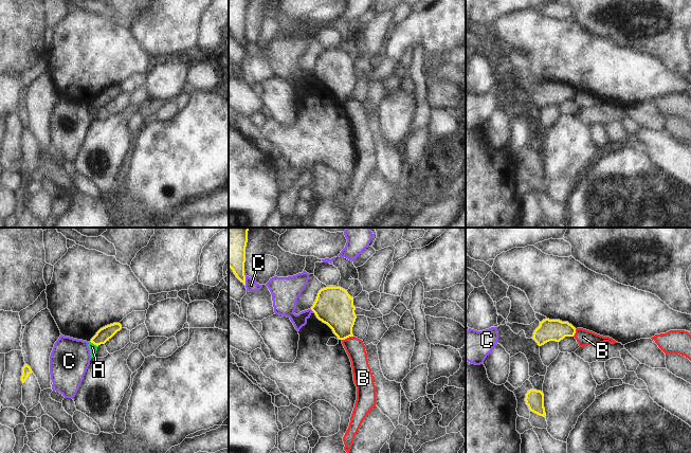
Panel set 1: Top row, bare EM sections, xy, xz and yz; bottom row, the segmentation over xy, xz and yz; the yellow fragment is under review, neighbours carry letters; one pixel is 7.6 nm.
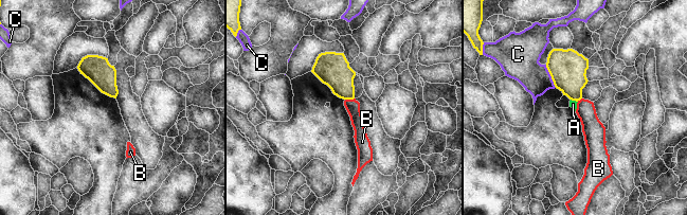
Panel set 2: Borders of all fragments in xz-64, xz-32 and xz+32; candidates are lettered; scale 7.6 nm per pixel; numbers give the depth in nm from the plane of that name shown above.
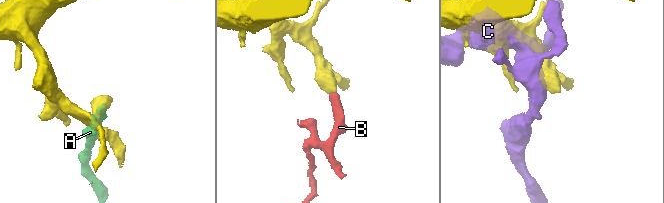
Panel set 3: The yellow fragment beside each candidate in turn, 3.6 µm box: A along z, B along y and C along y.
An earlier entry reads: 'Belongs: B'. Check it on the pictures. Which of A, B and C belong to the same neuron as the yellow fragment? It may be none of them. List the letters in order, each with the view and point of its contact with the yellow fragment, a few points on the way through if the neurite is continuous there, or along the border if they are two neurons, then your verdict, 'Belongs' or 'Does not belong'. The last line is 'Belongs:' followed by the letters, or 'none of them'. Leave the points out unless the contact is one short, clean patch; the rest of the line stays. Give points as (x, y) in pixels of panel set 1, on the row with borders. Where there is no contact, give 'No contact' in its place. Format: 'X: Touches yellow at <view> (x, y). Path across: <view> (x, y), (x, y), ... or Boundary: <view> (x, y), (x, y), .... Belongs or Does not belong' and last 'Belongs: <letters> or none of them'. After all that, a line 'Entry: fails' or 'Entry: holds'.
A: Touches yellow at xy (94, 344). Boundary: xy (90, 341), (97, 346). Does not belong
B: Touches yellow at xz (347, 337). Boundary: xz (352, 336), (342, 340). Does not belong
C: Touches yellow at xz (244, 278). Does not belong
Belongs: none of them
Entry: fails

